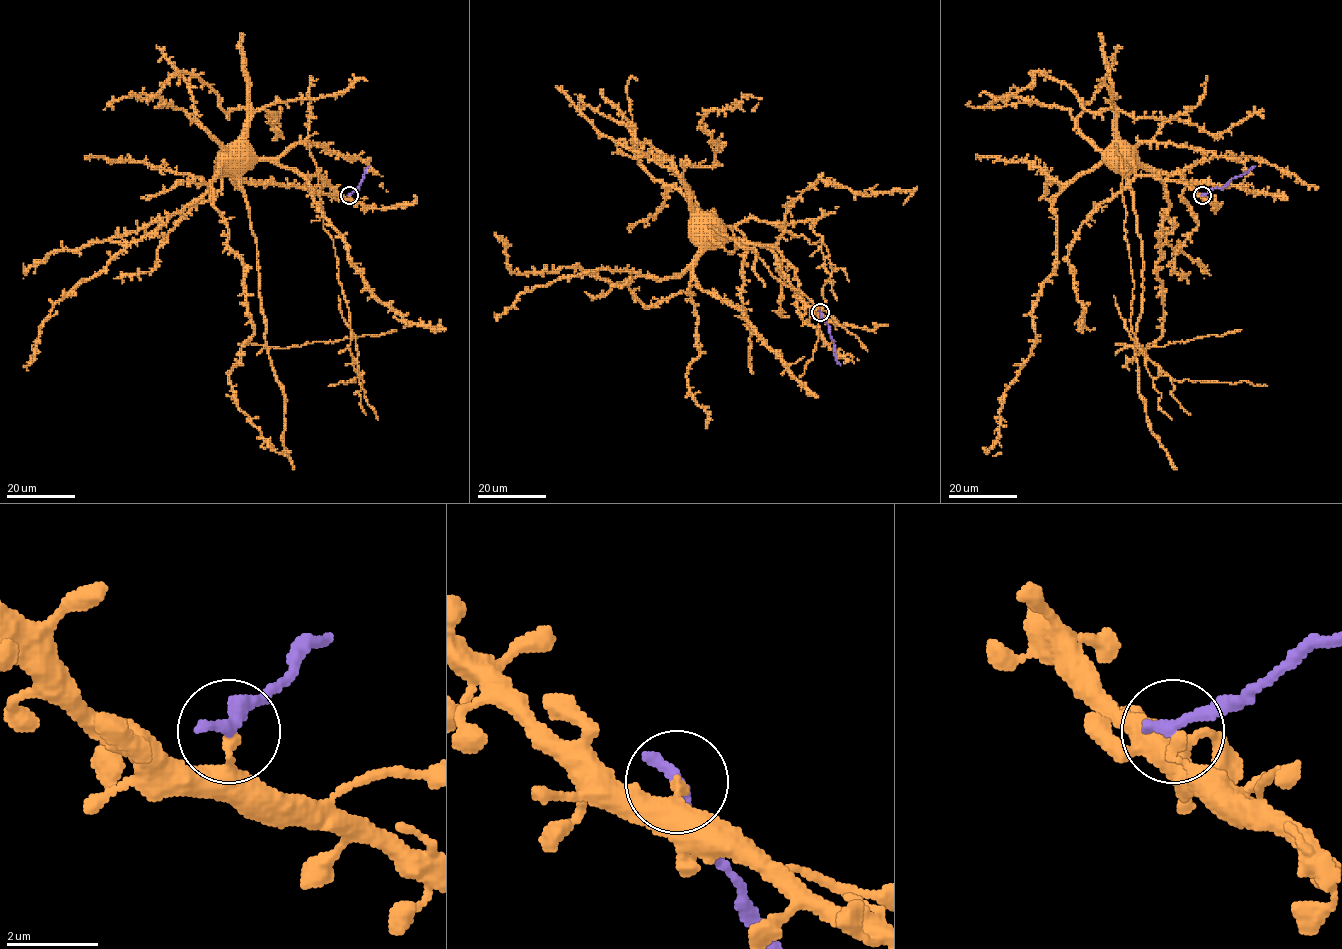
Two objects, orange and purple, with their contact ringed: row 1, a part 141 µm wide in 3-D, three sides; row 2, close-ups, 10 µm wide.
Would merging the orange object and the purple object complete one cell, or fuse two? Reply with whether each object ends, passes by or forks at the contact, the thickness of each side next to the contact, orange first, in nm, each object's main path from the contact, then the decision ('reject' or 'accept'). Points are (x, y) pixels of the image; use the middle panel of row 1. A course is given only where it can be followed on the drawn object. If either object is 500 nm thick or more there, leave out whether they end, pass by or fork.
orange ends; purple ends; calibres 240 and 320 nm; course orange (820, 312), (683, 181), (725, 145), (705, 114), (744, 95), (753, 112); course purple (820, 312), (827, 323), (840, 365); reject

